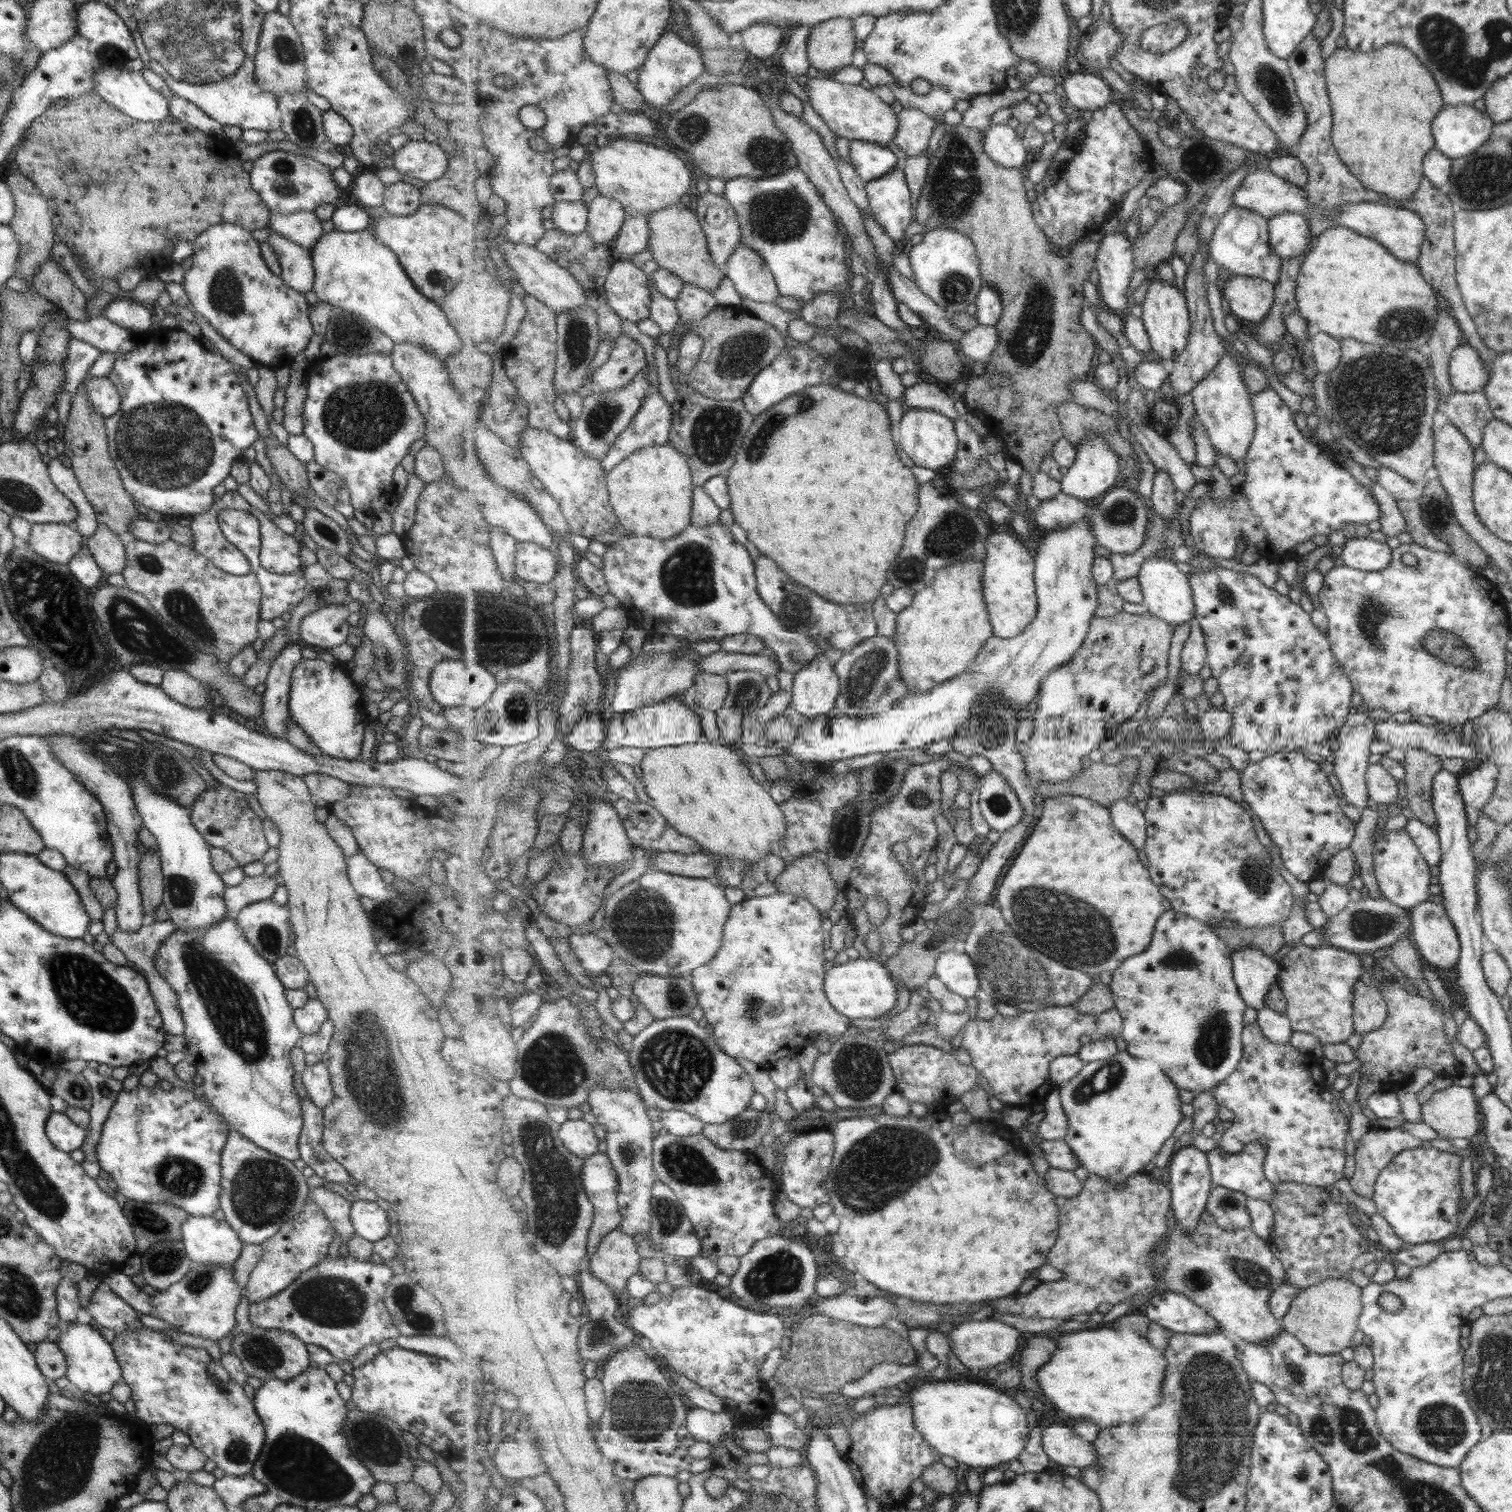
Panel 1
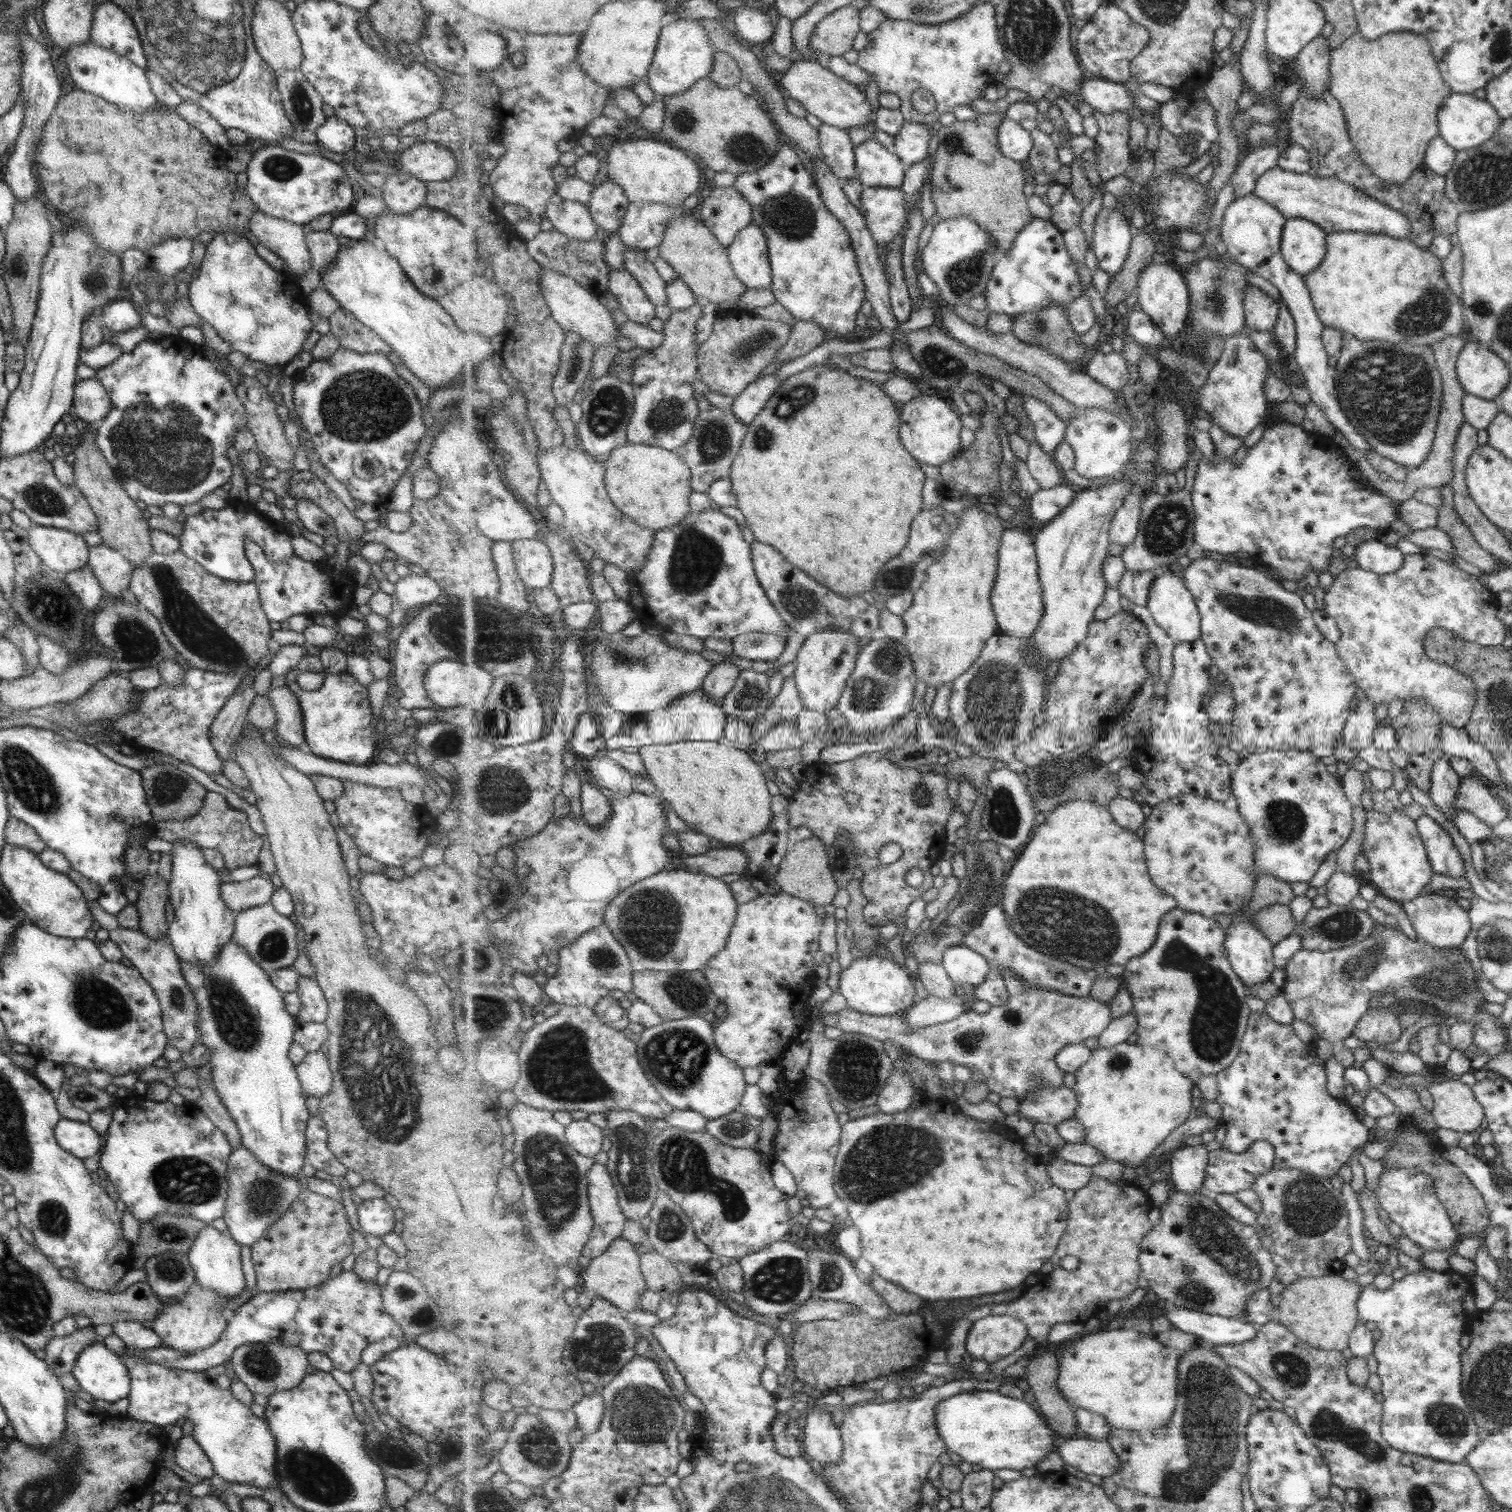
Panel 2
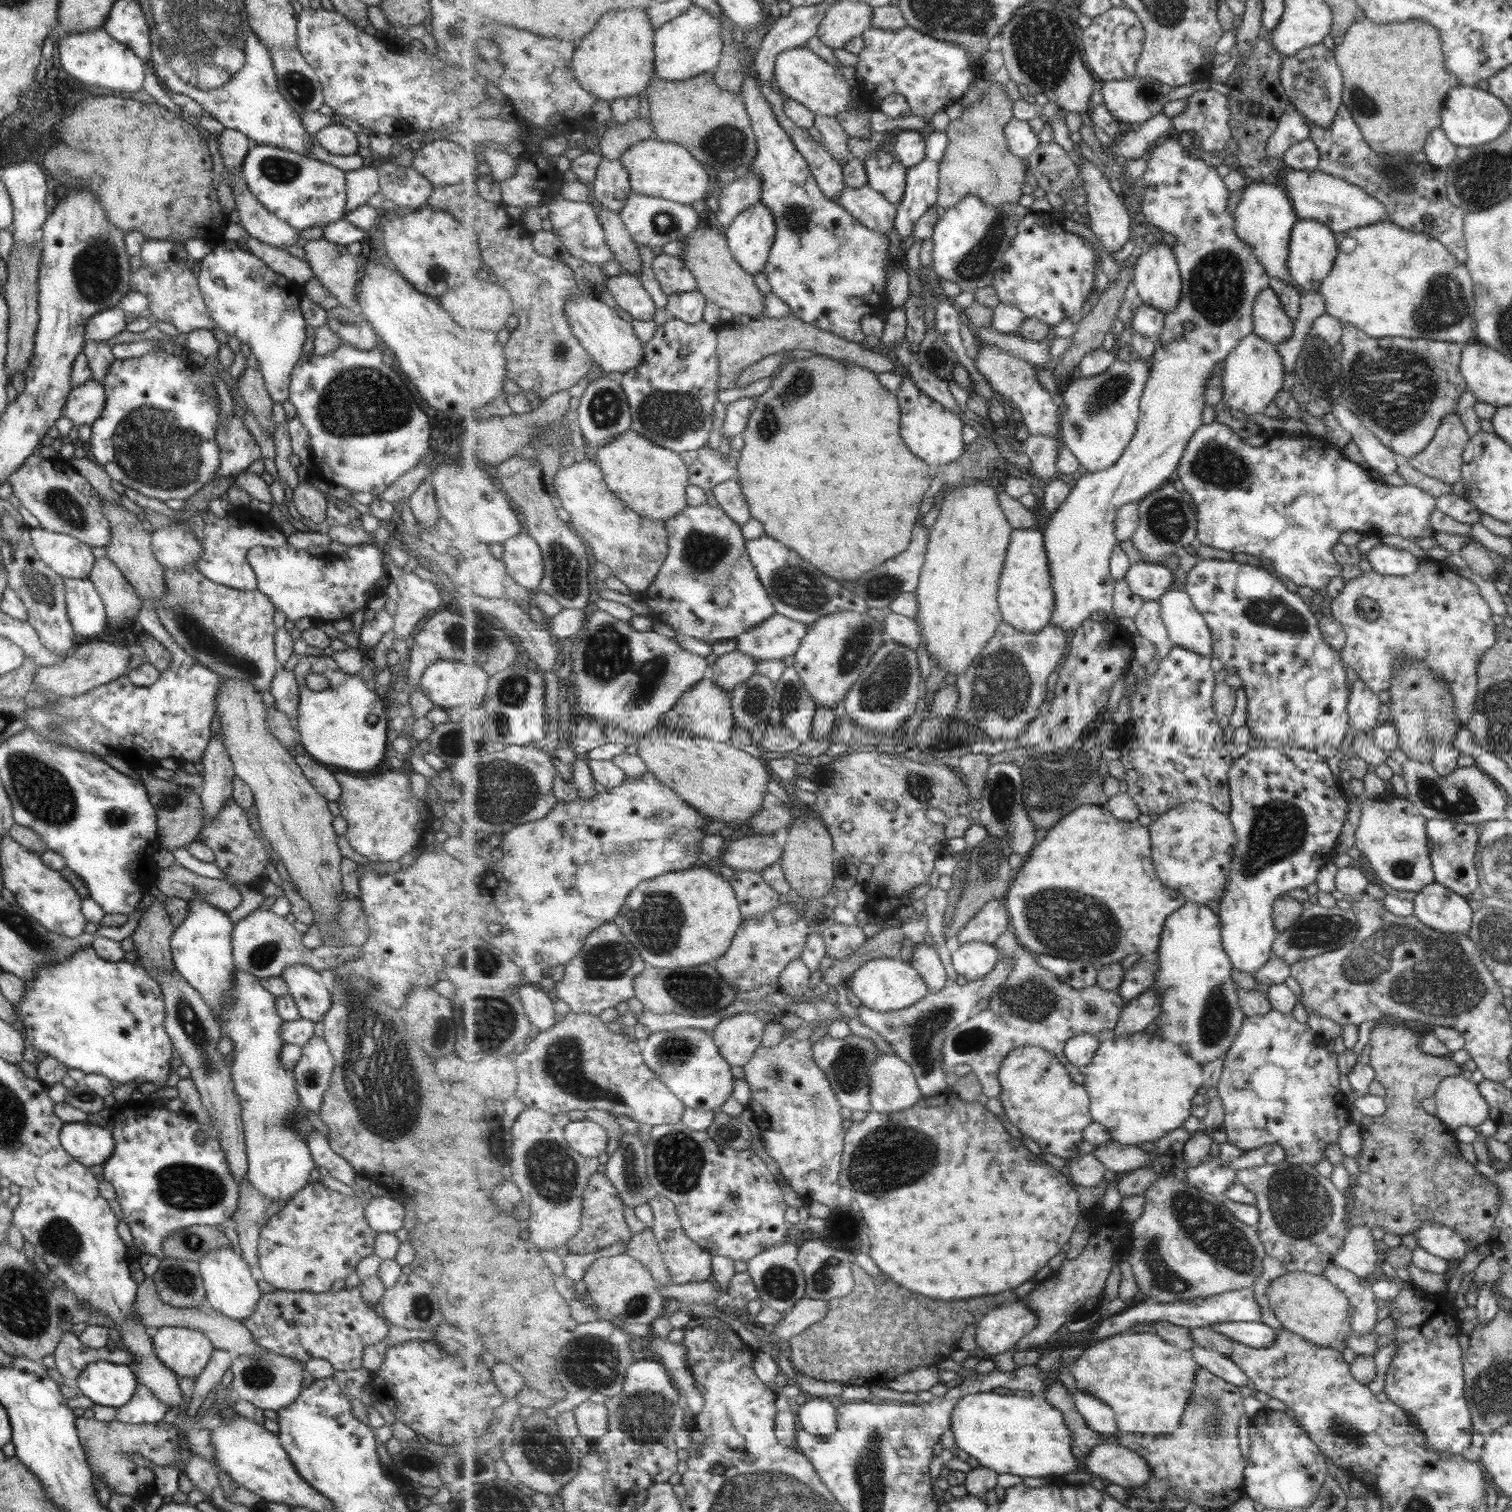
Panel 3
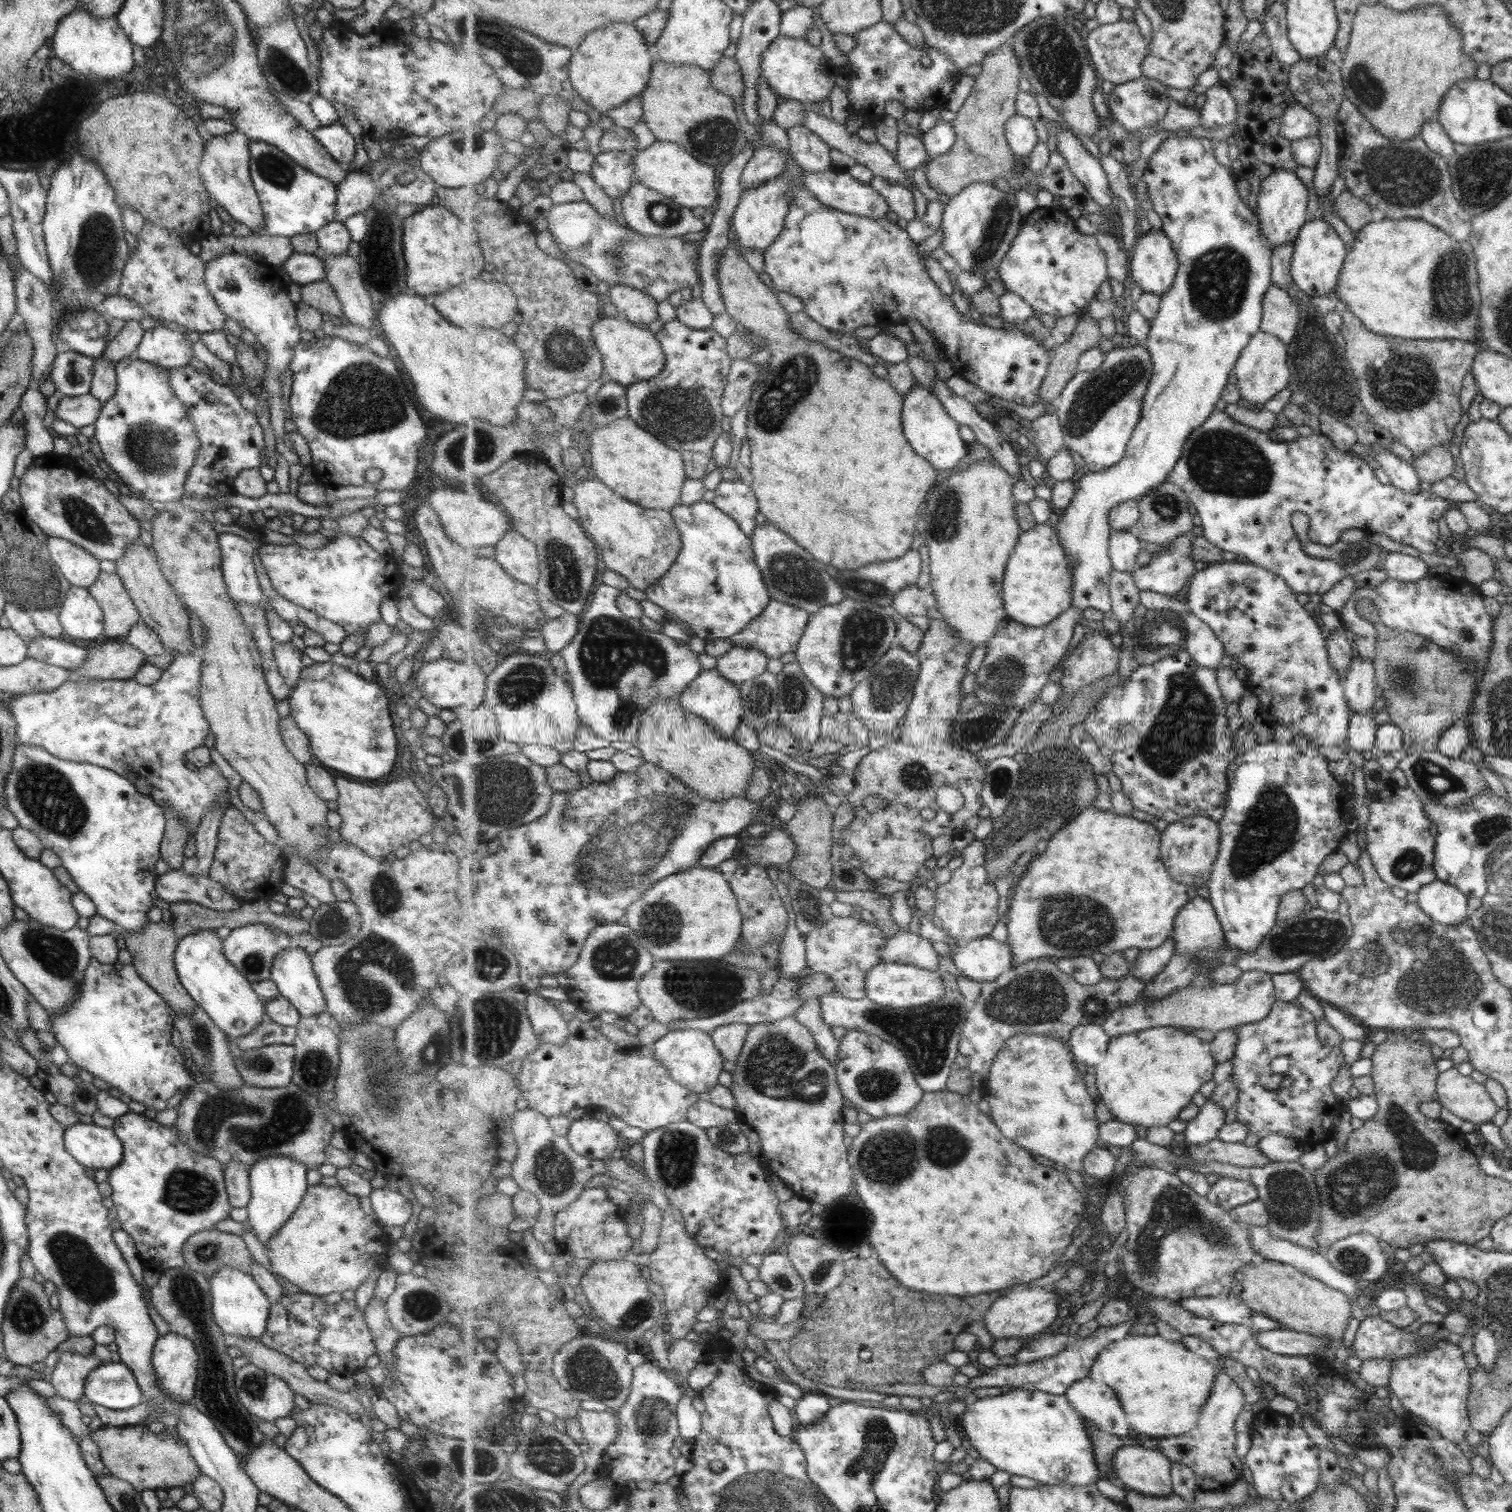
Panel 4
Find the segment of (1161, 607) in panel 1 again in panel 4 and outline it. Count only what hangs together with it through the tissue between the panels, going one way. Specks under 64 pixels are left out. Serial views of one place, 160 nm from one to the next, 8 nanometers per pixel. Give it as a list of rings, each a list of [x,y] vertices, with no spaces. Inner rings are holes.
[[[1181,613],[1180,617],[1186,632],[1183,639],[1184,650],[1200,666],[1217,670],[1217,666],[1227,655],[1222,639],[1204,620],[1199,619],[1194,613]]]

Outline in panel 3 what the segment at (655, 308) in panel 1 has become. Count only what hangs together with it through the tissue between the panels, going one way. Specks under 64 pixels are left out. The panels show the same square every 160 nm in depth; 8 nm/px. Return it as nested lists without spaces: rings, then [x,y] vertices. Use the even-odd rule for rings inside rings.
[[[597,205],[600,221],[606,231],[606,239],[618,262],[622,262],[624,270],[638,277],[643,270],[641,254],[637,243],[632,239],[626,224],[619,212],[613,212],[603,205]]]

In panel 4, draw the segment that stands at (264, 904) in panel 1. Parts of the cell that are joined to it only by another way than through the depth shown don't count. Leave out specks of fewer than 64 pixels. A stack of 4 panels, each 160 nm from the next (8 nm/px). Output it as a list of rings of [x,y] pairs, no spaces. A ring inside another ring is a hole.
[[[262,923],[245,924],[235,927],[222,940],[225,958],[250,982],[269,979],[274,956],[289,948],[290,936],[279,929],[263,925]]]

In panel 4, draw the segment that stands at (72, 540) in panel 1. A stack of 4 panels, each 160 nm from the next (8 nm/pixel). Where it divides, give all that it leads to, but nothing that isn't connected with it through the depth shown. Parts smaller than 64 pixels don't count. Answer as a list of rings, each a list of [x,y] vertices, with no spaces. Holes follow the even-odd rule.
[[[47,537],[47,553],[56,570],[67,580],[70,586],[89,588],[99,576],[99,562],[83,548],[63,540]]]

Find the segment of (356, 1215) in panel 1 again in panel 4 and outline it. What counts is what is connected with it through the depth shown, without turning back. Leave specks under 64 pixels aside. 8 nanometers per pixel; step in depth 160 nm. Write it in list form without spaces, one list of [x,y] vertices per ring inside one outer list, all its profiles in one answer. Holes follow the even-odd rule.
[[[392,1184],[379,1189],[371,1189],[369,1193],[370,1207],[373,1217],[379,1225],[406,1227],[411,1216],[411,1205]]]

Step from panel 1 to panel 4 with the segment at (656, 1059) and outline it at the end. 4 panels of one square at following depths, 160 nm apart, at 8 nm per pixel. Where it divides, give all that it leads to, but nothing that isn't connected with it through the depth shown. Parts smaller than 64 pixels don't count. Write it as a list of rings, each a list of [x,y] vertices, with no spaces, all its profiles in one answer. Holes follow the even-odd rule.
[[[675,1029],[657,1040],[652,1049],[655,1059],[671,1070],[671,1077],[691,1090],[691,1093],[707,1094],[719,1084],[719,1076],[723,1073],[722,1054],[714,1044],[711,1035],[695,1029]]]

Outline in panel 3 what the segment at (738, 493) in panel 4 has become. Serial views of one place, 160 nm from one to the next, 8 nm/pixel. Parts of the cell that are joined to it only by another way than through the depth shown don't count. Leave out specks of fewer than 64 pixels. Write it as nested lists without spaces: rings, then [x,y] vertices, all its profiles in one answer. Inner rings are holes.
[[[737,478],[726,480],[713,489],[713,496],[719,506],[726,511],[739,526],[751,520],[750,506]]]

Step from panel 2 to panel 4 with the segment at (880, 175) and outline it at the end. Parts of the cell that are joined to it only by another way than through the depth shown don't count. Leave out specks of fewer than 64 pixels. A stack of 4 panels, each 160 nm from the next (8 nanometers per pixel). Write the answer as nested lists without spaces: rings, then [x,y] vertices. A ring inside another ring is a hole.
[[[874,176],[869,185],[879,192],[886,199],[890,210],[895,212],[899,217],[907,221],[913,220],[917,216],[915,212],[915,200],[913,192],[882,176]]]

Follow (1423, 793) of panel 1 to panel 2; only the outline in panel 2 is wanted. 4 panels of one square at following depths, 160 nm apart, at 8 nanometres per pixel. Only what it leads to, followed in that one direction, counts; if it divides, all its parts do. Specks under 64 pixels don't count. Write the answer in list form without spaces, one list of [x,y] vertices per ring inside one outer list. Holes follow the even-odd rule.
[[[1410,698],[1410,700],[1403,700],[1403,702],[1401,713],[1391,719],[1390,727],[1393,732],[1396,732],[1397,747],[1407,754],[1407,764],[1404,766],[1406,775],[1414,786],[1419,788],[1421,792],[1427,793],[1430,787],[1429,777],[1433,761],[1443,755],[1438,745],[1439,727],[1443,722],[1436,712],[1423,704],[1422,700]]]

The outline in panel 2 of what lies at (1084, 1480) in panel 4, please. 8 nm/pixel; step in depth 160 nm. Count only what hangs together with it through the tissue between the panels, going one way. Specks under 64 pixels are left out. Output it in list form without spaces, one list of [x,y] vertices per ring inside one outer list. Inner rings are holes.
[[[972,1390],[952,1396],[940,1402],[936,1408],[936,1425],[940,1437],[945,1441],[949,1451],[958,1454],[962,1460],[970,1464],[979,1464],[983,1469],[1023,1470],[1037,1466],[1051,1451],[1057,1452],[1053,1429],[1043,1412],[1035,1410],[1024,1399],[1011,1398],[998,1391]]]

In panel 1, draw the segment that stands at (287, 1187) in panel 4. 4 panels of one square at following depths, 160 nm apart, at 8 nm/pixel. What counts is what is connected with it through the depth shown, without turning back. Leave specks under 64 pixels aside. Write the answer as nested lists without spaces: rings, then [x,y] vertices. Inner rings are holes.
[[[225,913],[224,917],[216,923],[211,923],[204,929],[199,930],[175,930],[166,936],[160,945],[156,948],[156,953],[153,959],[153,968],[155,972],[171,987],[177,999],[177,1009],[181,1011],[181,1019],[183,1019],[183,1037],[186,1043],[186,1052],[189,1061],[195,1068],[196,1074],[201,1077],[201,1084],[199,1090],[202,1096],[207,1099],[219,1116],[223,1117],[226,1124],[233,1130],[236,1130],[243,1138],[246,1138],[252,1144],[255,1144],[261,1150],[279,1156],[283,1160],[293,1162],[299,1158],[299,1150],[297,1147],[297,1139],[299,1131],[301,1130],[302,1118],[301,1109],[299,1106],[299,1096],[293,1089],[293,1067],[290,1062],[290,1052],[296,1046],[296,1043],[301,1039],[299,1030],[293,1025],[293,1018],[291,1006],[284,997],[284,988],[281,981],[276,977],[272,963],[267,962],[261,958],[250,942],[247,942],[243,936],[240,926],[237,921],[229,913]]]

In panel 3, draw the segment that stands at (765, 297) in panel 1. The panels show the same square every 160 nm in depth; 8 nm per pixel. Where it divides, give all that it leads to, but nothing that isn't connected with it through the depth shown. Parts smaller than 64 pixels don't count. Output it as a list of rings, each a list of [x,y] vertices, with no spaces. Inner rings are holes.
[[[761,202],[744,210],[727,228],[731,252],[749,274],[764,272],[777,229],[775,215]]]

